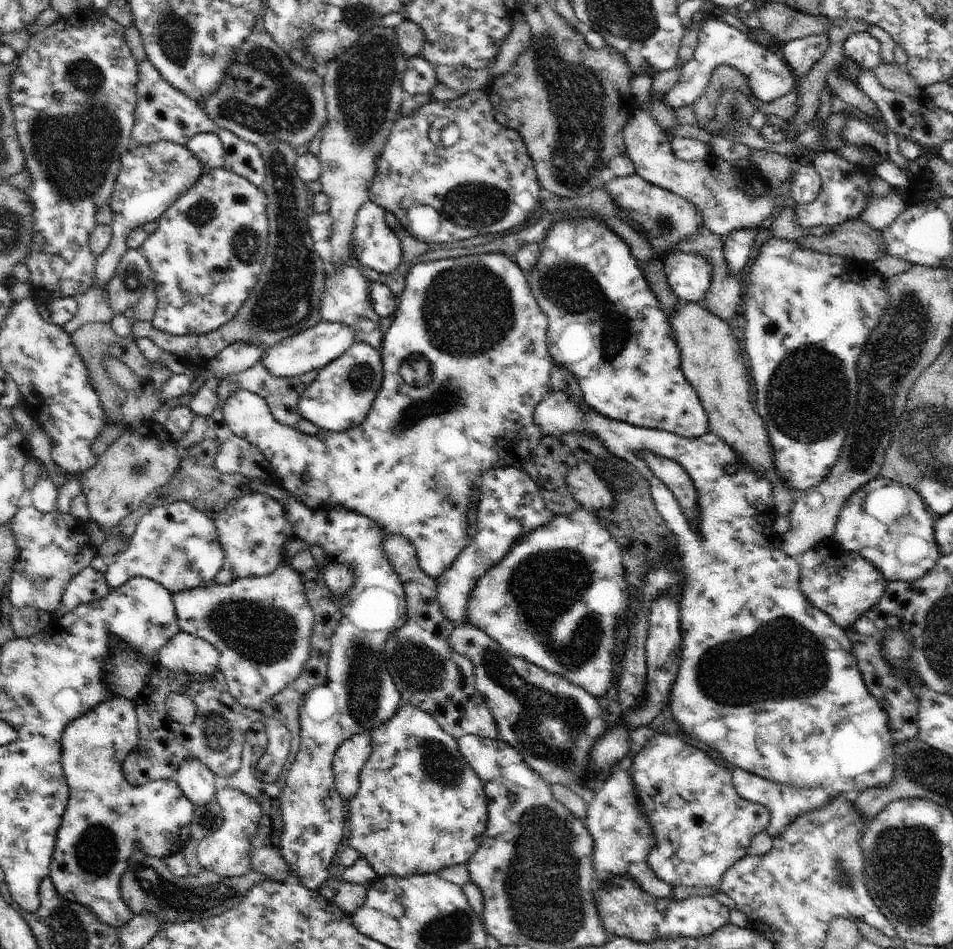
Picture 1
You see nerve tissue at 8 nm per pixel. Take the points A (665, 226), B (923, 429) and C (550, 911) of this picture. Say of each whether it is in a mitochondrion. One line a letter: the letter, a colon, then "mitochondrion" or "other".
A: mitochondrion
B: mitochondrion
C: mitochondrion

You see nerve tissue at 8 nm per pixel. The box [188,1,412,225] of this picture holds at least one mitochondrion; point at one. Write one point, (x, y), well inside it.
(290, 108)

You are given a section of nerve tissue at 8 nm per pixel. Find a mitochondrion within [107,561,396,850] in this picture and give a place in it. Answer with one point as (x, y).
(263, 634)

